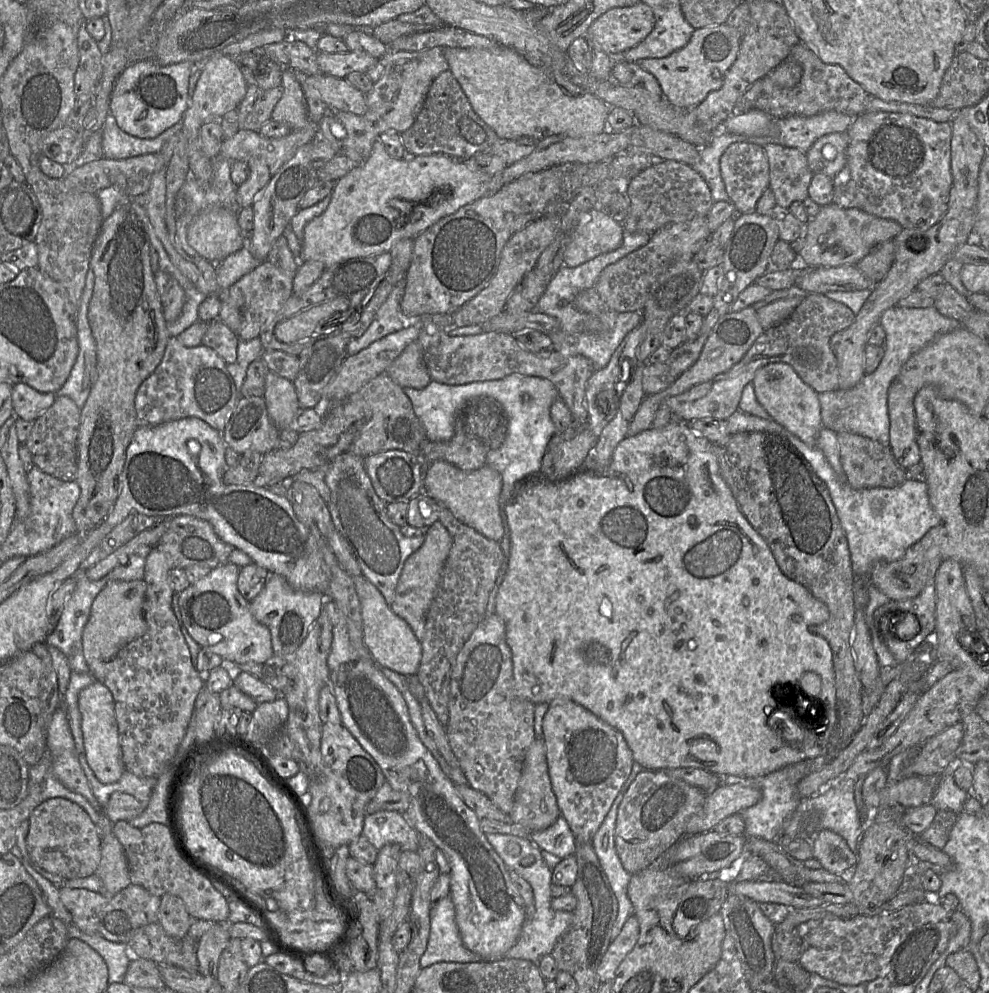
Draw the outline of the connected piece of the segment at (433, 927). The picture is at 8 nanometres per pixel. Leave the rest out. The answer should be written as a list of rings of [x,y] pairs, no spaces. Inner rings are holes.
[[[450,895],[430,907],[430,932],[424,954],[420,959],[422,968],[437,962],[479,962],[483,959],[468,950],[461,939],[456,924],[455,907]]]

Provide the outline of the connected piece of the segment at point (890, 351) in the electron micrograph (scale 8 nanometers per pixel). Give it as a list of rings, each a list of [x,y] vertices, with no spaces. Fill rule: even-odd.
[[[895,305],[883,312],[879,324],[885,331],[884,357],[878,368],[848,390],[818,393],[820,415],[824,428],[835,433],[849,432],[878,441],[889,446],[890,419],[888,413],[888,390],[908,359],[933,342],[939,336],[952,332],[962,323],[943,316],[935,307],[904,308]]]

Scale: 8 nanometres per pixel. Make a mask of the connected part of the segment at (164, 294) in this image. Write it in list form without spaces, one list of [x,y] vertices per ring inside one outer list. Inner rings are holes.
[[[157,270],[153,275],[161,298],[165,320],[174,322],[180,316],[185,304],[185,291],[170,274]]]

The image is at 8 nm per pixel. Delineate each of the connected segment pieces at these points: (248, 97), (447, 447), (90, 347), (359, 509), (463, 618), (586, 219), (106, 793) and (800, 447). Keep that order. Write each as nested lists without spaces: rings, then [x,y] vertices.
[[[248,85],[245,97],[239,104],[239,130],[259,131],[264,123],[271,120],[273,109],[283,95],[283,87],[262,89],[257,85]]]
[[[480,396],[466,402],[457,412],[454,428],[454,435],[448,441],[425,439],[421,443],[417,457],[423,465],[423,472],[425,467],[437,460],[449,462],[464,471],[473,471],[485,466],[488,454],[498,449],[507,436],[508,419],[496,400]]]
[[[89,268],[80,307],[76,315],[79,352],[64,385],[56,392],[56,397],[63,395],[70,397],[81,410],[97,377],[96,343],[89,322],[88,308],[95,285],[95,274]]]
[[[350,451],[339,455],[327,468],[325,483],[330,490],[327,504],[335,529],[350,547],[364,575],[391,605],[395,589],[407,558],[417,551],[426,534],[406,537],[387,515],[386,503],[376,494],[365,469],[364,458]]]
[[[439,503],[438,513],[438,520],[452,537],[452,547],[427,613],[425,634],[421,642],[421,660],[415,677],[423,686],[425,698],[437,719],[445,727],[449,718],[452,669],[459,651],[486,617],[489,596],[495,586],[504,554],[498,541],[490,540],[462,523]]]
[[[594,208],[580,216],[570,233],[569,241],[564,251],[563,265],[574,268],[598,255],[614,251],[621,246],[623,235],[624,227],[622,223],[615,221],[607,211],[601,208]]]
[[[81,753],[79,762],[88,780],[93,795],[101,807],[105,808],[106,816],[112,824],[119,821],[131,821],[139,816],[147,808],[157,777],[139,777],[131,772],[123,772],[121,778],[112,784],[102,784],[90,768],[85,754]]]
[[[736,410],[726,419],[726,423],[730,435],[744,432],[772,432],[786,437],[809,462],[816,475],[825,483],[829,491],[840,525],[847,539],[854,578],[869,579],[871,569],[876,562],[892,562],[902,558],[911,545],[920,540],[931,528],[939,523],[939,516],[933,510],[929,501],[926,482],[906,479],[901,485],[894,488],[854,489],[845,480],[845,475],[843,479],[835,473],[820,449],[808,446],[777,422]]]

